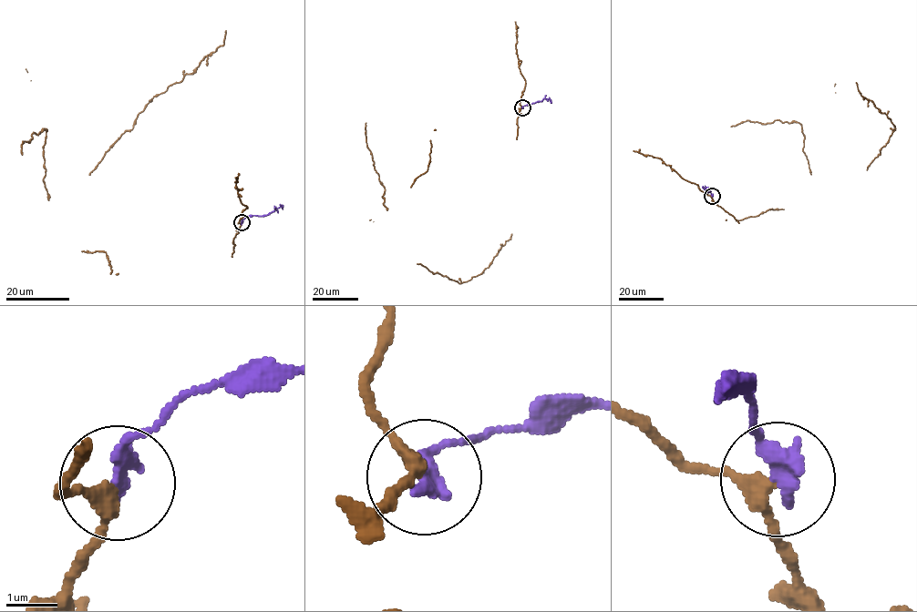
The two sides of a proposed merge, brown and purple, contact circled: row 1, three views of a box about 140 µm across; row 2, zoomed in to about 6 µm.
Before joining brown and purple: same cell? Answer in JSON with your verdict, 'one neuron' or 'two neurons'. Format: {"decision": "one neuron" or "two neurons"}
{"decision": "two neurons"}

